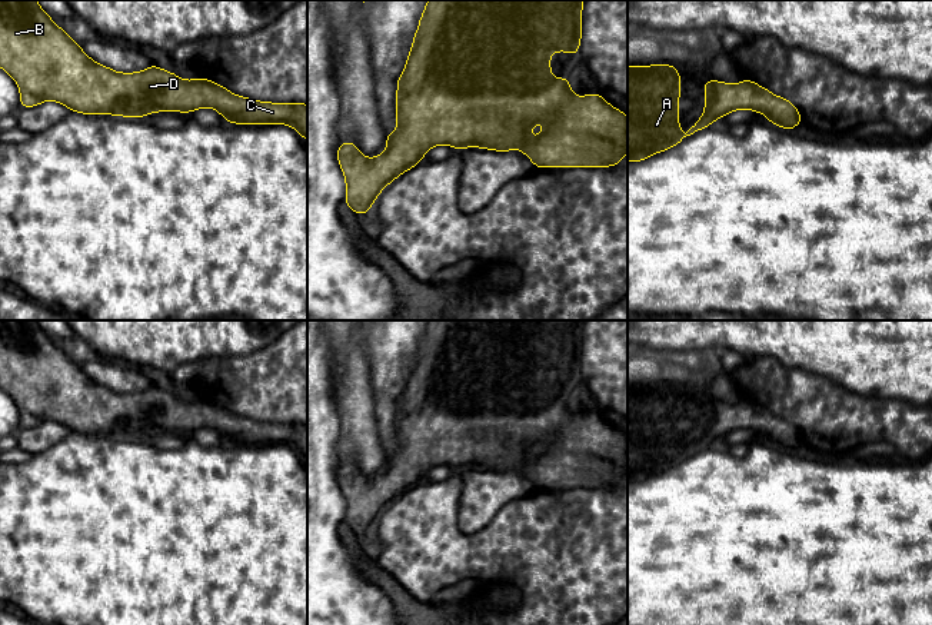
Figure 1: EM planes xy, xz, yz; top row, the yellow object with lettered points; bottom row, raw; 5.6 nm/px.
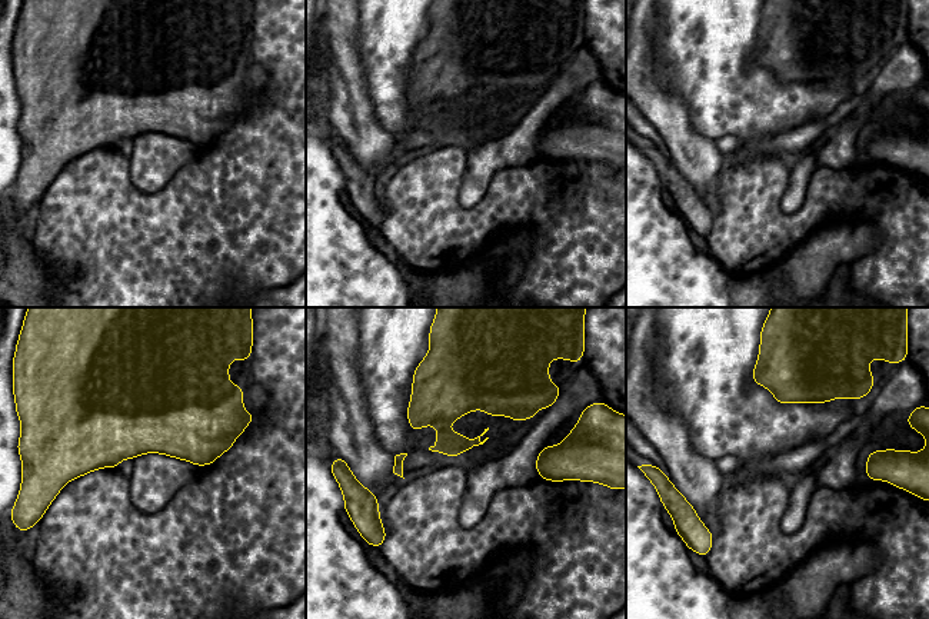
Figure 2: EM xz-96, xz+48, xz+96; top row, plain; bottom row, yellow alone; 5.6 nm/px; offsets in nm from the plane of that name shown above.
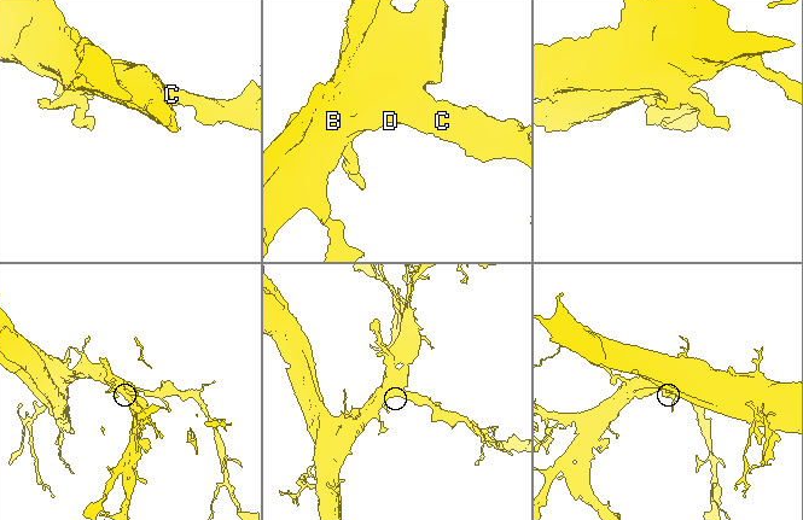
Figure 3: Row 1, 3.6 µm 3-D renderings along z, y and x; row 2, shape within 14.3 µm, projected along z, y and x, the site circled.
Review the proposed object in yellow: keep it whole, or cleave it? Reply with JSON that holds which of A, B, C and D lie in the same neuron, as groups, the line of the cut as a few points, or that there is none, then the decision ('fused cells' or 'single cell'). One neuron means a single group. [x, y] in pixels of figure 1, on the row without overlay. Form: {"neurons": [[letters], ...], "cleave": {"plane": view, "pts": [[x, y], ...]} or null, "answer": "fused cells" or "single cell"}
{"neurons": [["A", "B", "C", "D"]], "cleave": null, "answer": "single cell"}

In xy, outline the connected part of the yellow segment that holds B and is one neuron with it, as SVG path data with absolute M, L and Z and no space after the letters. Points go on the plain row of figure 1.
M0 320L0 388L17 402L20 428L53 420L77 433L126 438L143 438L154 432L190 433L212 428L229 443L283 443L307 461L307 425L257 422L236 416L209 399L183 400L154 385L137 393L117 393L93 382L36 320Z

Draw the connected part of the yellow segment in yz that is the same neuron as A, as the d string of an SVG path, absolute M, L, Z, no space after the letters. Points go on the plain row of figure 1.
M628 386L628 482L642 482L668 471L732 430L750 429L765 433L770 443L788 451L802 442L793 423L772 415L749 399L736 405L709 399L703 405L706 413L703 436L682 453L679 451L680 403L676 386Z

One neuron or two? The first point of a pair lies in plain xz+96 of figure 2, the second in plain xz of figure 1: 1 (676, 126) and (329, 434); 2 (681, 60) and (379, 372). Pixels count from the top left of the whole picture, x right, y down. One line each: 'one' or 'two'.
1: two
2: one

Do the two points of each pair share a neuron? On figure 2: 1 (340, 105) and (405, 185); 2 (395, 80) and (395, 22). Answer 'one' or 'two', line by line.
1: two
2: one

